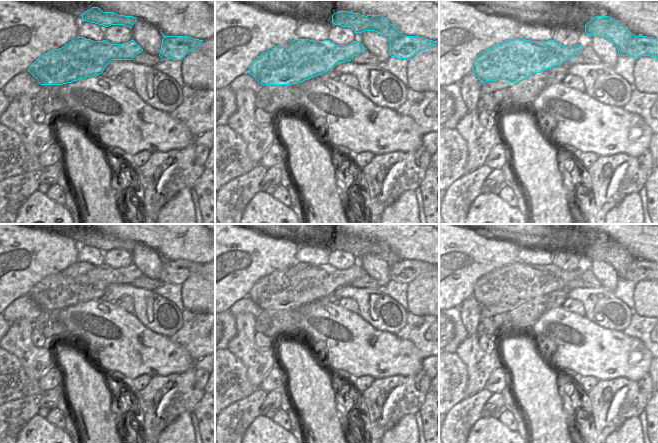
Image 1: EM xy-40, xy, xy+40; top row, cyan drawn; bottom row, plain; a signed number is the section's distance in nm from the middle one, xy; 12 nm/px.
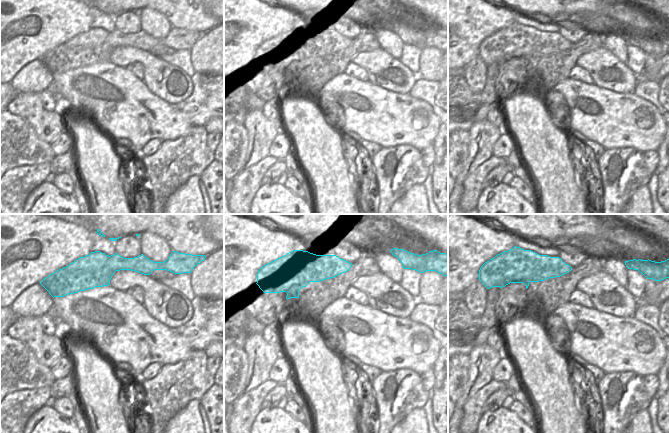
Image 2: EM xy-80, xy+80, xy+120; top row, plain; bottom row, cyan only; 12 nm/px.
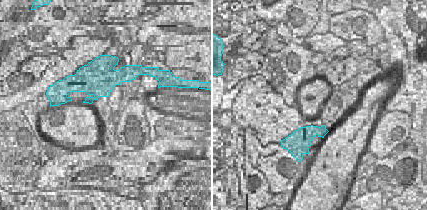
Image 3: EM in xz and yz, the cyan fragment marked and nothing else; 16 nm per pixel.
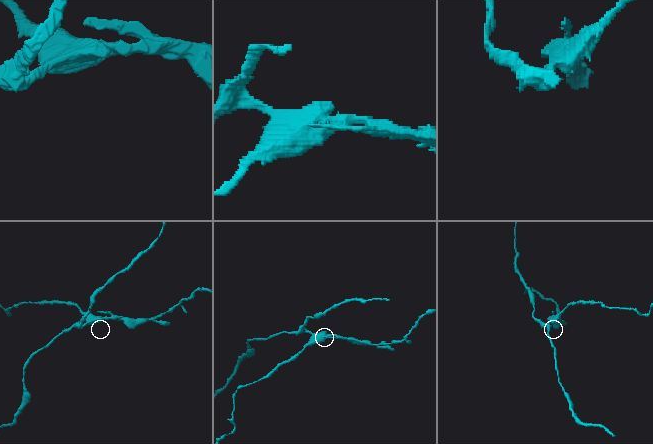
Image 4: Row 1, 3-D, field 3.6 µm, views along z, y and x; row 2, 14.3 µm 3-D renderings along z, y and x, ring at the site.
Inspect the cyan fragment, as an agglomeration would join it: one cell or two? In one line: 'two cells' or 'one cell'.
two cells

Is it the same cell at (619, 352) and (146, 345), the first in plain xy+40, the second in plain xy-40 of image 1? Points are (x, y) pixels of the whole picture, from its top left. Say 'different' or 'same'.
same

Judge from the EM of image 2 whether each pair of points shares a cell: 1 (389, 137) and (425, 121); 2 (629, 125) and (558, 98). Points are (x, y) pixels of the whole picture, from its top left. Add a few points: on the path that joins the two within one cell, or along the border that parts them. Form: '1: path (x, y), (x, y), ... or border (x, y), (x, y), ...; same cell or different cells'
1: path (398, 128), (405, 121), (416, 121); same cell
2: path (611, 115), (595, 99), (576, 95); same cell

